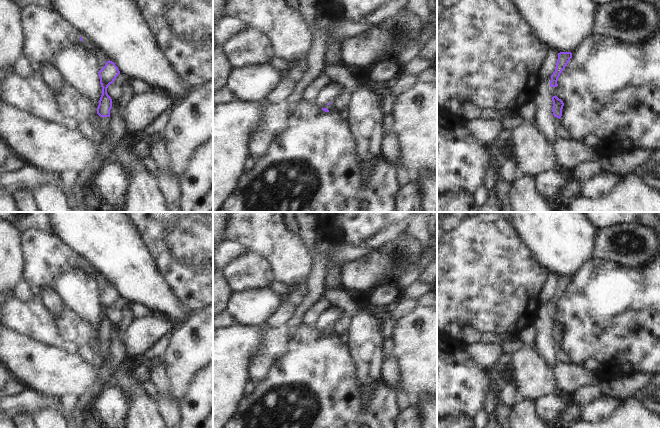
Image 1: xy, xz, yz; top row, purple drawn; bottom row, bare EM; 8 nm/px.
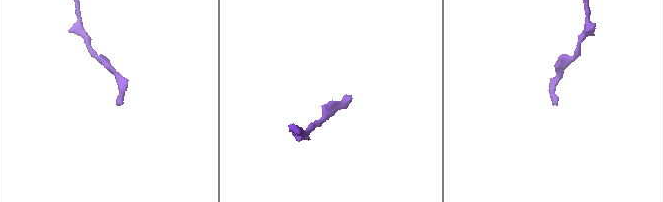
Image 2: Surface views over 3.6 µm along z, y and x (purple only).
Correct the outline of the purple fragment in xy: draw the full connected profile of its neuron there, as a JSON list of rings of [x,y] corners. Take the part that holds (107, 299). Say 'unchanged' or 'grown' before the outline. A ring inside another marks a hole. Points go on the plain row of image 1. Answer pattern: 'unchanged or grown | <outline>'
grown | [[[107,285],[105,290],[99,294],[100,308],[102,311],[102,319],[97,331],[97,338],[100,340],[100,356],[96,356],[92,361],[94,368],[98,369],[102,365],[101,357],[103,354],[110,352],[110,334],[112,332],[112,323],[107,317],[107,312],[114,306],[116,301],[120,298],[118,291],[112,285]]]

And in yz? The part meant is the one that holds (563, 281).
unchanged | [[[560,276],[558,277],[558,285],[556,287],[556,293],[551,299],[551,305],[550,305],[550,311],[557,311],[557,305],[562,297],[562,295],[565,293],[567,290],[568,286],[572,282],[572,277],[571,276]]]

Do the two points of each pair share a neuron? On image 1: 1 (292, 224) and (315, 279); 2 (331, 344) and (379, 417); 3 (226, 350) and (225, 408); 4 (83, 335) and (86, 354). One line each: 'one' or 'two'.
1: two
2: one
3: one
4: two

